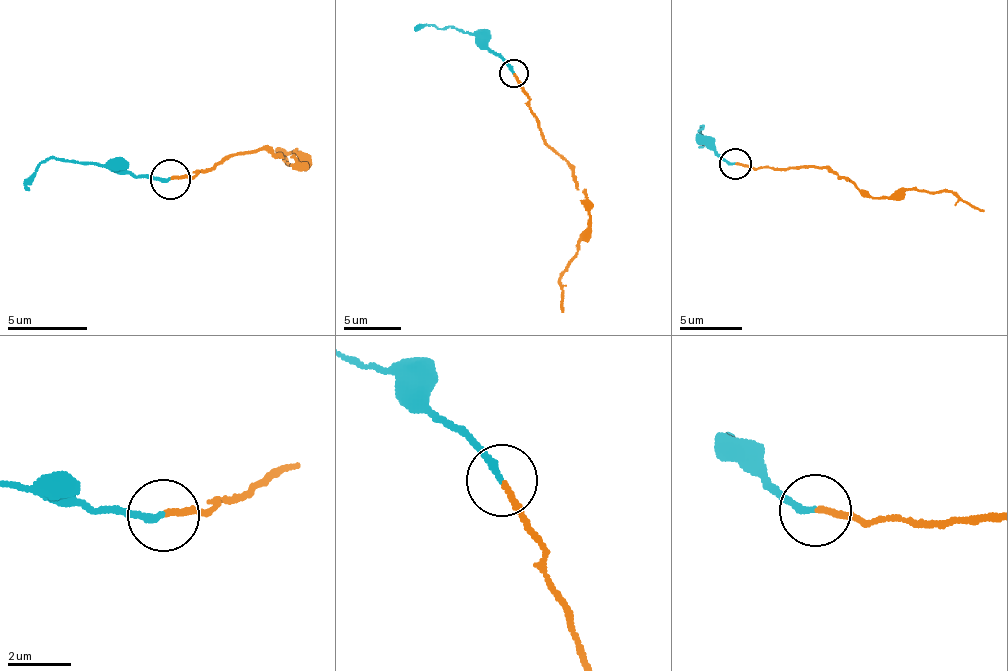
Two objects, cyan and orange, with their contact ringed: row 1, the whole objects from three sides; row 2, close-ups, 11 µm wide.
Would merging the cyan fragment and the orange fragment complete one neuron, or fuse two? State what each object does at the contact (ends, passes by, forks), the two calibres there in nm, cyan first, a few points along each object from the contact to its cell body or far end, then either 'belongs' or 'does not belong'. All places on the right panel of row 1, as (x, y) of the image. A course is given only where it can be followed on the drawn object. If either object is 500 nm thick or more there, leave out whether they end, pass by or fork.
cyan ends there; orange ends there; 220 nm thick on the cyan side, 180 nm on the other; cyan runs (734, 164), (711, 148), (703, 137), (701, 130), (703, 127), (700, 148); orange runs (734, 164), (831, 168), (872, 195), (896, 198), (911, 190), (951, 191), (984, 212); belongs

